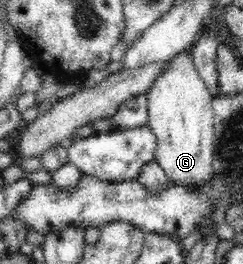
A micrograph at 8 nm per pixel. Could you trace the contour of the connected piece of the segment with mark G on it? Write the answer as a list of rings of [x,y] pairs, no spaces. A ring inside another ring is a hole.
[[[190,50],[183,51],[169,60],[169,65],[155,79],[147,96],[147,127],[155,134],[155,159],[165,170],[168,181],[186,187],[199,187],[213,179],[214,161],[214,113],[212,110],[212,95],[206,83],[200,78],[195,67]]]

